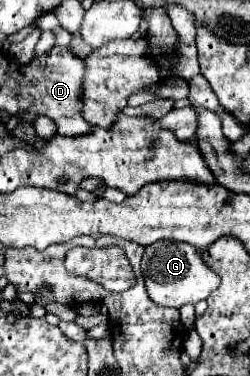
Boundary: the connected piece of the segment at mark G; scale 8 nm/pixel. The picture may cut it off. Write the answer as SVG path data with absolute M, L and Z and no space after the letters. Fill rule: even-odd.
M160 240L146 246L142 256L142 274L150 298L160 306L172 308L182 308L184 304L196 304L200 300L206 300L220 286L220 278L204 264L198 250L190 248L190 244L174 240Z

